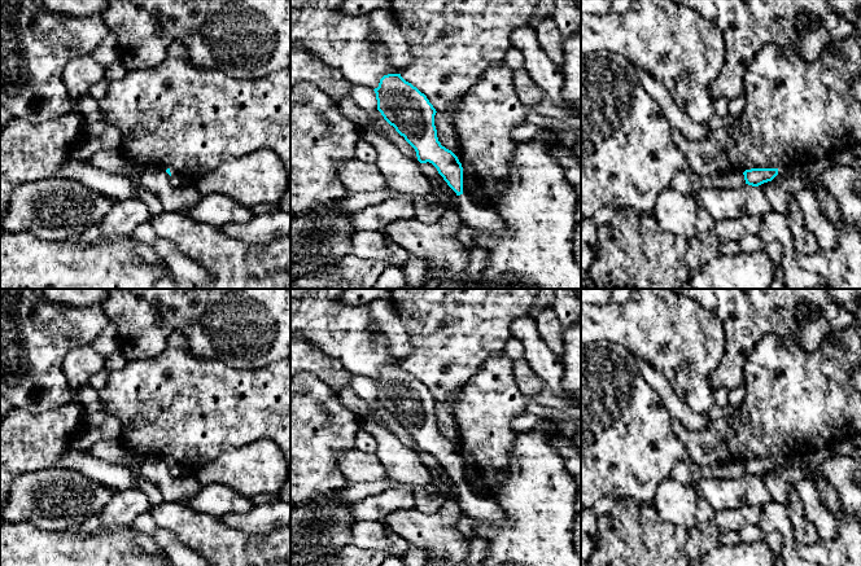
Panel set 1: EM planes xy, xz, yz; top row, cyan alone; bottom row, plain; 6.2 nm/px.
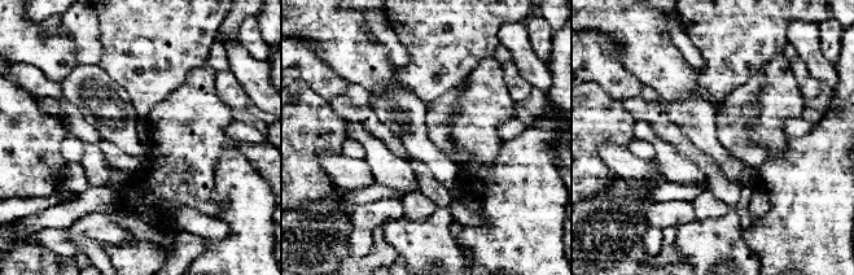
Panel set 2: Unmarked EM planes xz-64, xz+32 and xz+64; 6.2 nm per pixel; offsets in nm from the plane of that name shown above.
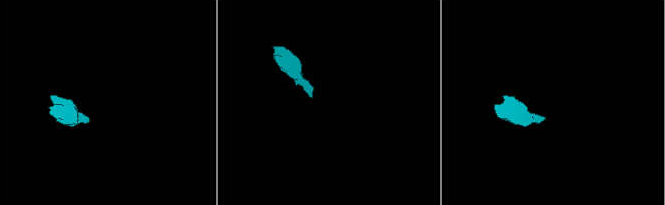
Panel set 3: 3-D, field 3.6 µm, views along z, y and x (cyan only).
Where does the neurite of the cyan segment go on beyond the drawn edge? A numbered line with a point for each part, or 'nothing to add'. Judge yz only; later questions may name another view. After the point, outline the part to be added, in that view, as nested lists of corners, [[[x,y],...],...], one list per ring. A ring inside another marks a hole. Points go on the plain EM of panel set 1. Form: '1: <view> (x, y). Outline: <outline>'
1: yz (790, 461). Outline: [[[794,456],[794,457],[782,457],[778,458],[778,464],[779,465],[787,465],[787,466],[792,466],[796,468],[799,464],[800,457],[799,456]]]

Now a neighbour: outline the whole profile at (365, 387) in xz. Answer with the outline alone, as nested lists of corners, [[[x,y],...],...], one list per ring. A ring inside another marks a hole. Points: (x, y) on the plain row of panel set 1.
[[[353,376],[346,387],[351,389],[359,398],[366,400],[367,403],[377,402],[376,383],[370,377]]]

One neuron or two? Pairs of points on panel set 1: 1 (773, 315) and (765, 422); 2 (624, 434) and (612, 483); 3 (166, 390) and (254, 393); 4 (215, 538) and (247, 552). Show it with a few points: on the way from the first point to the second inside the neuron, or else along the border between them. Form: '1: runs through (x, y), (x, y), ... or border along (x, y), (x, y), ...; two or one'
1: border along (798, 342), (765, 336), (748, 354); two
2: runs through (617, 446), (617, 465), (612, 472); one
3: runs through (188, 390), (232, 390); one
4: runs through (223, 545), (230, 552), (239, 552); one

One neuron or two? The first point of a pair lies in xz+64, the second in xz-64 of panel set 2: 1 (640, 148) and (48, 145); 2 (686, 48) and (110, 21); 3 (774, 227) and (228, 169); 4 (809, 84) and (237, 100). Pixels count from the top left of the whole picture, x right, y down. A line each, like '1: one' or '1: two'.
1: two
2: two
3: one
4: one

